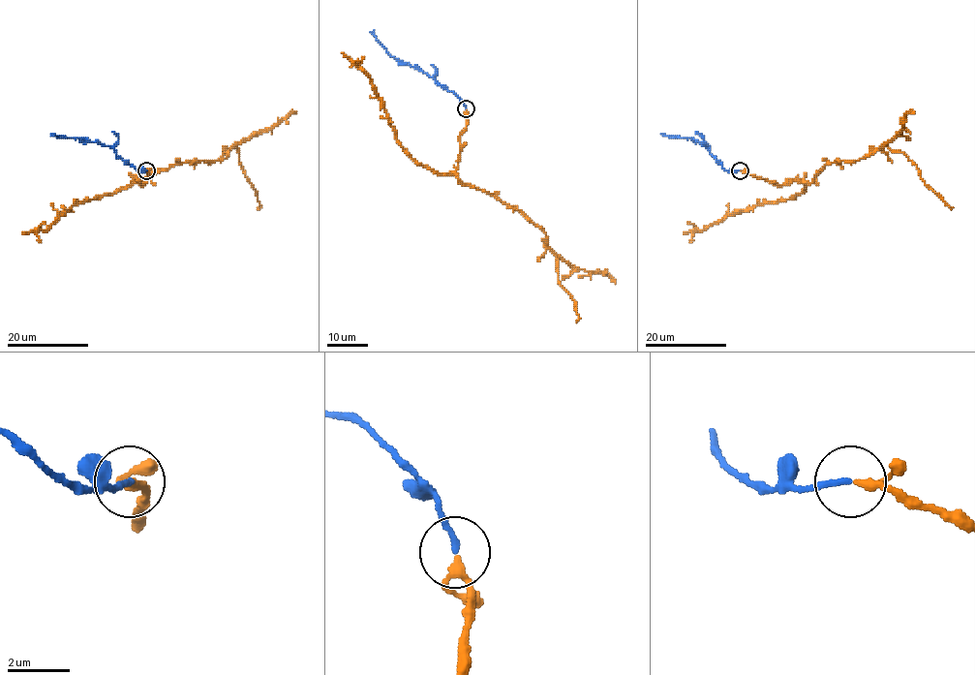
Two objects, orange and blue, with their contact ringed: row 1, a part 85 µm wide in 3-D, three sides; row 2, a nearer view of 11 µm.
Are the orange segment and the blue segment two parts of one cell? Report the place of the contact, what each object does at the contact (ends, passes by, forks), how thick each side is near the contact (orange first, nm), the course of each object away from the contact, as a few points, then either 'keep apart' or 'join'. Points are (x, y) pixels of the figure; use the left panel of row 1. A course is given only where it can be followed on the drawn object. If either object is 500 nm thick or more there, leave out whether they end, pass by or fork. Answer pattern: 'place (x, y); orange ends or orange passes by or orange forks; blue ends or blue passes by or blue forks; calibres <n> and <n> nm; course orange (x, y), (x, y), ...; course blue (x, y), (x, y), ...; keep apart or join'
place (146, 170); orange passes by; blue ends; calibres 220 and 170 nm; course orange (146, 170), (141, 184), (137, 181), (177, 164), (221, 161), (235, 145), (246, 179), (256, 191), (258, 207); course blue (146, 170), (138, 170), (121, 159), (113, 148), (88, 139), (56, 137), (54, 133); join

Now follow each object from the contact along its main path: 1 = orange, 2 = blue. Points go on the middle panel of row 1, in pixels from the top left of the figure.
1: (466, 109), (456, 175), (464, 184), (521, 210), (544, 231), (556, 261), (560, 284), (574, 302), (577, 322)
2: (466, 109), (463, 101), (433, 77), (397, 60), (379, 43), (374, 30)

